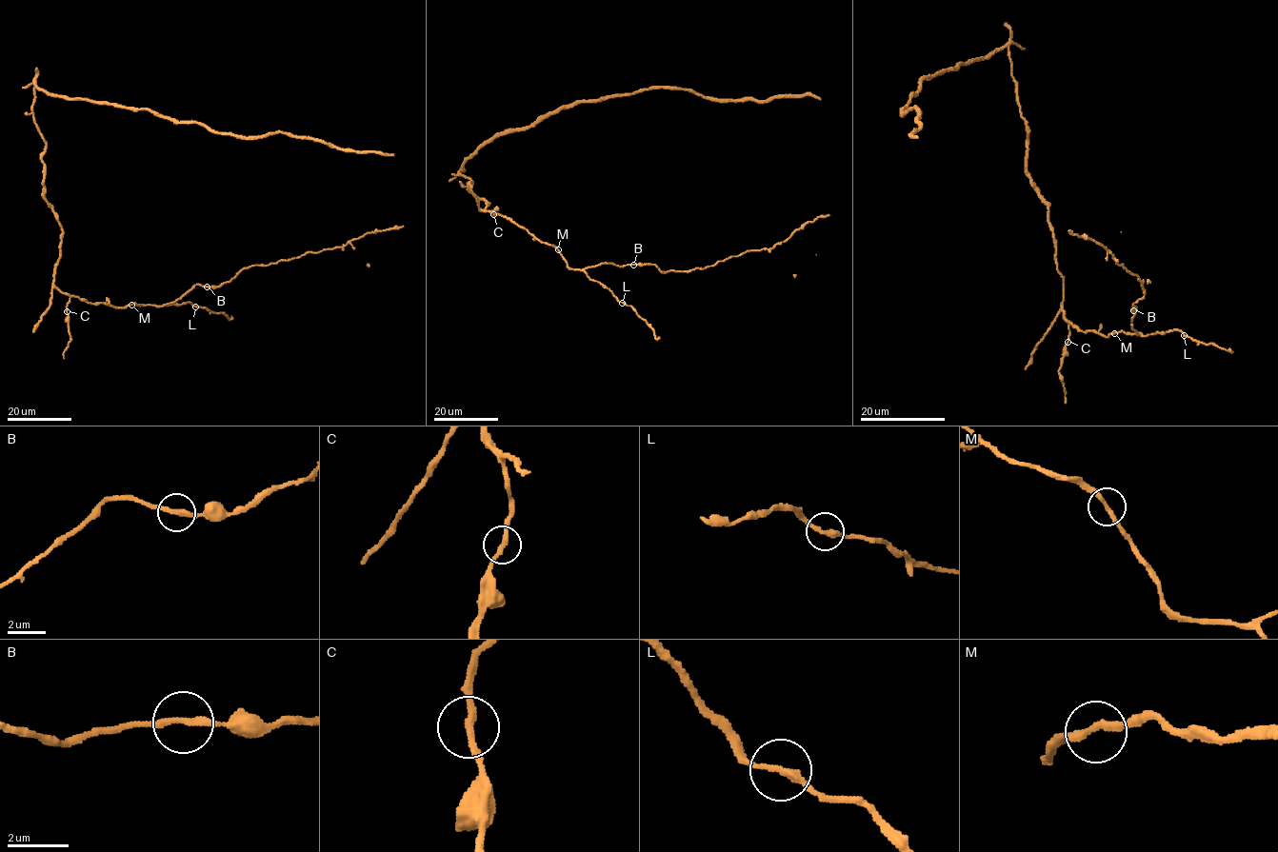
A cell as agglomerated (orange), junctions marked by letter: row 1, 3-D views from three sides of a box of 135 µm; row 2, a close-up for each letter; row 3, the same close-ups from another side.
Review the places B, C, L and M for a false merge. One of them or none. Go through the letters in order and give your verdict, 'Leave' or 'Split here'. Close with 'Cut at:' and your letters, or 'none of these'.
B: Leave
C: Leave
L: Leave
M: Leave
Cut at: none of these

